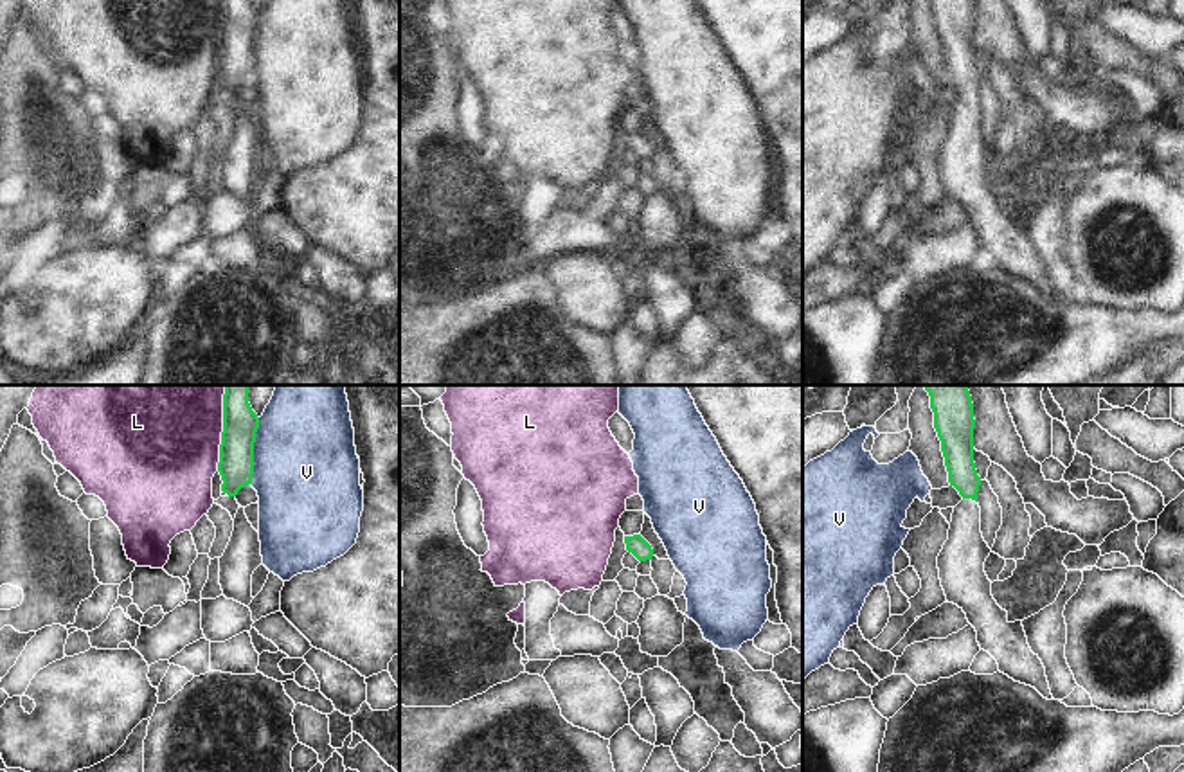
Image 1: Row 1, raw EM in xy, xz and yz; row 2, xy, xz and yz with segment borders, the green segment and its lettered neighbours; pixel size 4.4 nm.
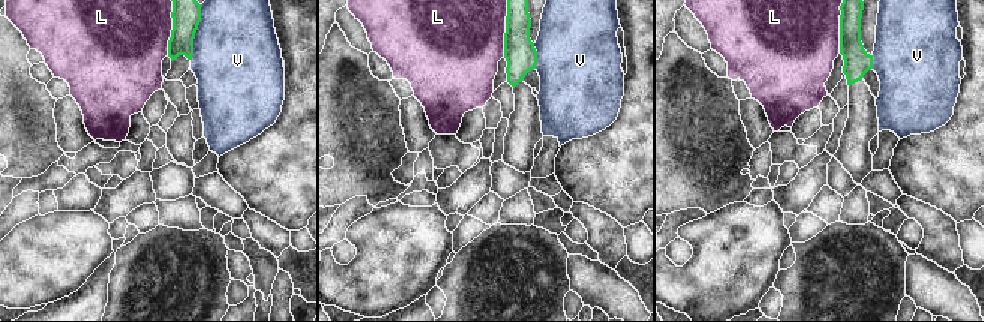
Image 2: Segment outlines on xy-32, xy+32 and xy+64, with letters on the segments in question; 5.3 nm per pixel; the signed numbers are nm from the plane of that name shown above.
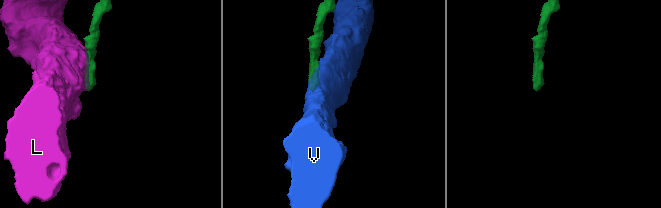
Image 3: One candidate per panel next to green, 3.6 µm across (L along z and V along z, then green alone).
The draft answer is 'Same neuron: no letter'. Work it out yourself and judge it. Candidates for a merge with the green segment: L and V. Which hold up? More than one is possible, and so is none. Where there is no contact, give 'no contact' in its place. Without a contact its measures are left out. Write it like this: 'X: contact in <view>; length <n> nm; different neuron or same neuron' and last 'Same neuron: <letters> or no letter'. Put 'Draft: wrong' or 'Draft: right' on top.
Draft: right
L: contact in xy; length 300 nm; different neuron
V: contact in xy; length 300 nm; different neuron
Same neuron: no letter

